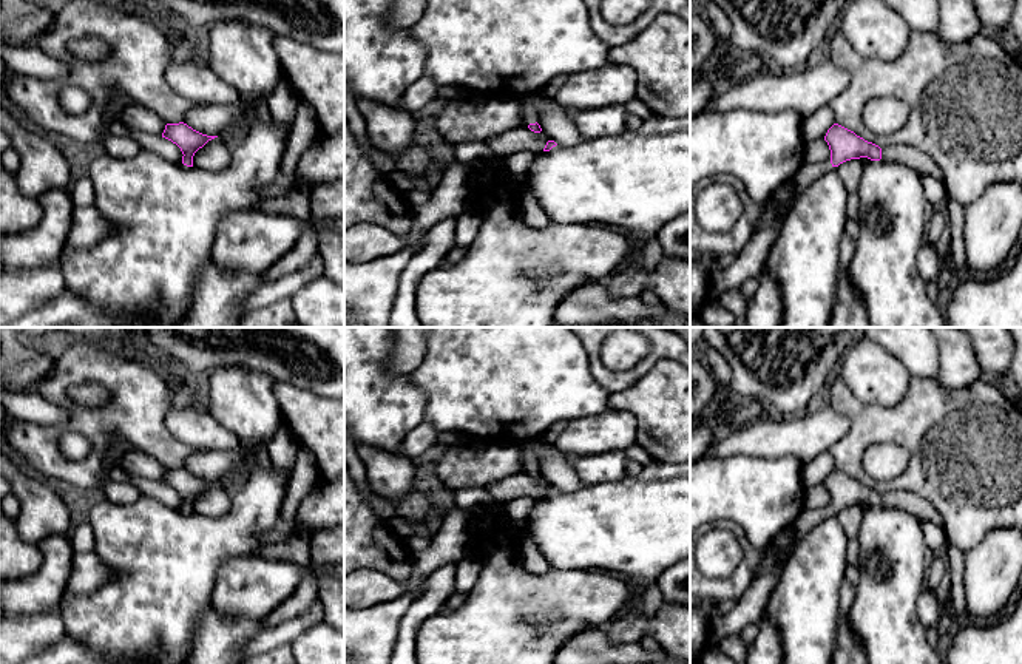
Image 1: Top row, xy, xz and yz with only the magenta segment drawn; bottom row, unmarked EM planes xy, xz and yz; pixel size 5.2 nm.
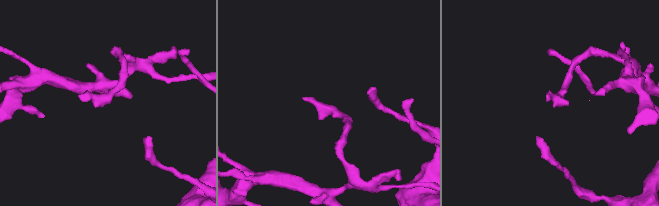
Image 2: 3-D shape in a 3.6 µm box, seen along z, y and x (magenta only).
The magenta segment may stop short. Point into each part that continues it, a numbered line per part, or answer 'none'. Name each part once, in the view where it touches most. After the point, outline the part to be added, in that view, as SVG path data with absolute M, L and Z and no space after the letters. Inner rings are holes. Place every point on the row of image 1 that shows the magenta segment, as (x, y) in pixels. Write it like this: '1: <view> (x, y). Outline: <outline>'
1: xz (528, 101). Outline: M533 93L533 94L528 94L528 96L523 96L519 99L519 102L526 108L526 125L537 122L534 103L539 96L540 96L540 93Z

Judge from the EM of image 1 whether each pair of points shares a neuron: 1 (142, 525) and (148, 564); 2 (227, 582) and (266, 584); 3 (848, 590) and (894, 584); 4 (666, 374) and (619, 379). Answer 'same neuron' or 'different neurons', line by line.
1: same neuron
2: same neuron
3: different neurons
4: different neurons

